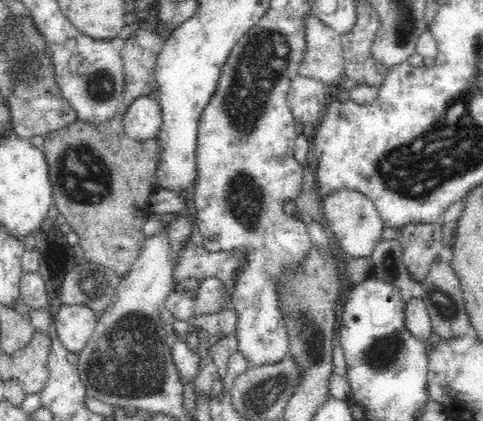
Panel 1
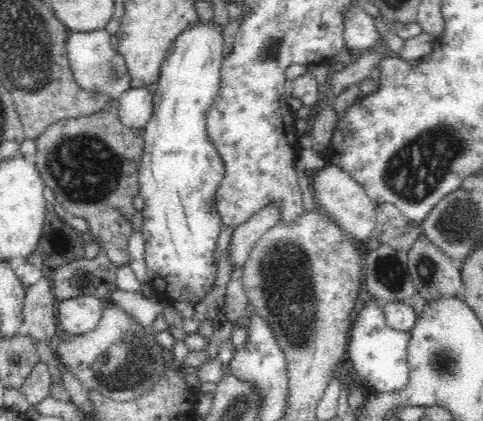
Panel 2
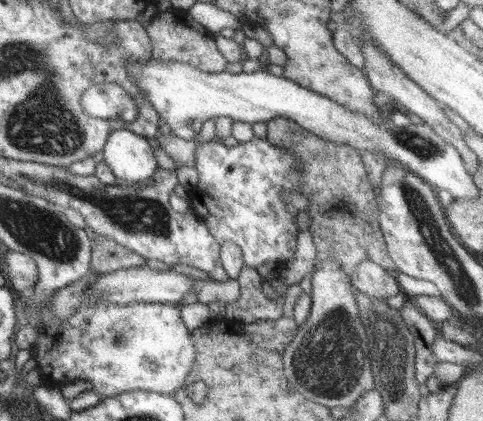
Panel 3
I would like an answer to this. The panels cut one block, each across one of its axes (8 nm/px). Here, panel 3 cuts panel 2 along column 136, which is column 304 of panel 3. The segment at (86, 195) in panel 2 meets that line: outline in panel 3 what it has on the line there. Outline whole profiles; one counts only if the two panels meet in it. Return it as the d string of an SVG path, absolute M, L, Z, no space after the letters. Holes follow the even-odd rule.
M283 116L267 122L267 142L287 148L299 160L303 178L299 194L311 200L309 210L303 212L311 216L309 232L313 232L313 244L317 248L313 270L317 270L325 260L333 260L349 278L361 262L371 260L395 274L395 264L387 254L387 244L377 226L379 206L361 154L347 144L325 142Z

